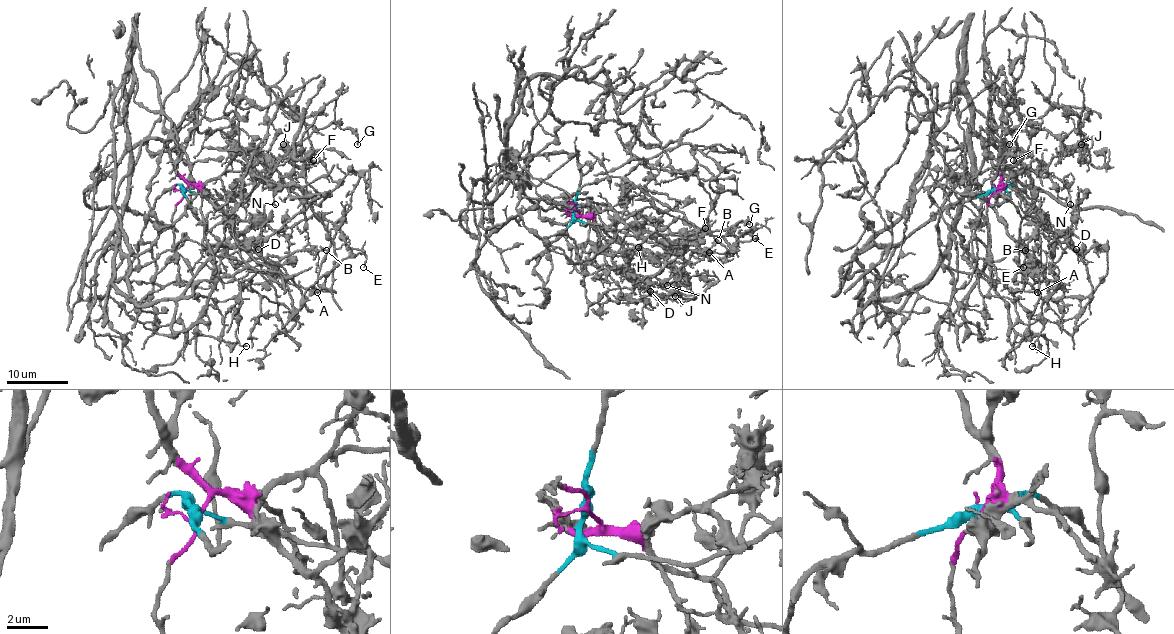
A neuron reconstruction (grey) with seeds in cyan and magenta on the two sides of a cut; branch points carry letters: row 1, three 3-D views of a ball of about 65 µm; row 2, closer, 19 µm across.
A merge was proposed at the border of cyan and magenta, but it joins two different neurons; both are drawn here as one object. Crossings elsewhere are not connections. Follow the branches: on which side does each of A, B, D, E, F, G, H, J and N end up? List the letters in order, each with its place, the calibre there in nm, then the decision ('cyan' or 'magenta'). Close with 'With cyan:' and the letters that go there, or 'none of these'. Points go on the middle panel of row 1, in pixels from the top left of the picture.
A: (709, 252) | 110 nm | magenta
B: (718, 240) | 130 nm | magenta
D: (650, 291) | 130 nm | magenta
E: (755, 238) | 190 nm | magenta
F: (705, 228) | 140 nm | magenta
G: (749, 224) | 110 nm | magenta
H: (638, 247) | 180 nm | magenta
J: (675, 296) | 100 nm | magenta
N: (667, 285) | 180 nm | magenta
With cyan: none of these

